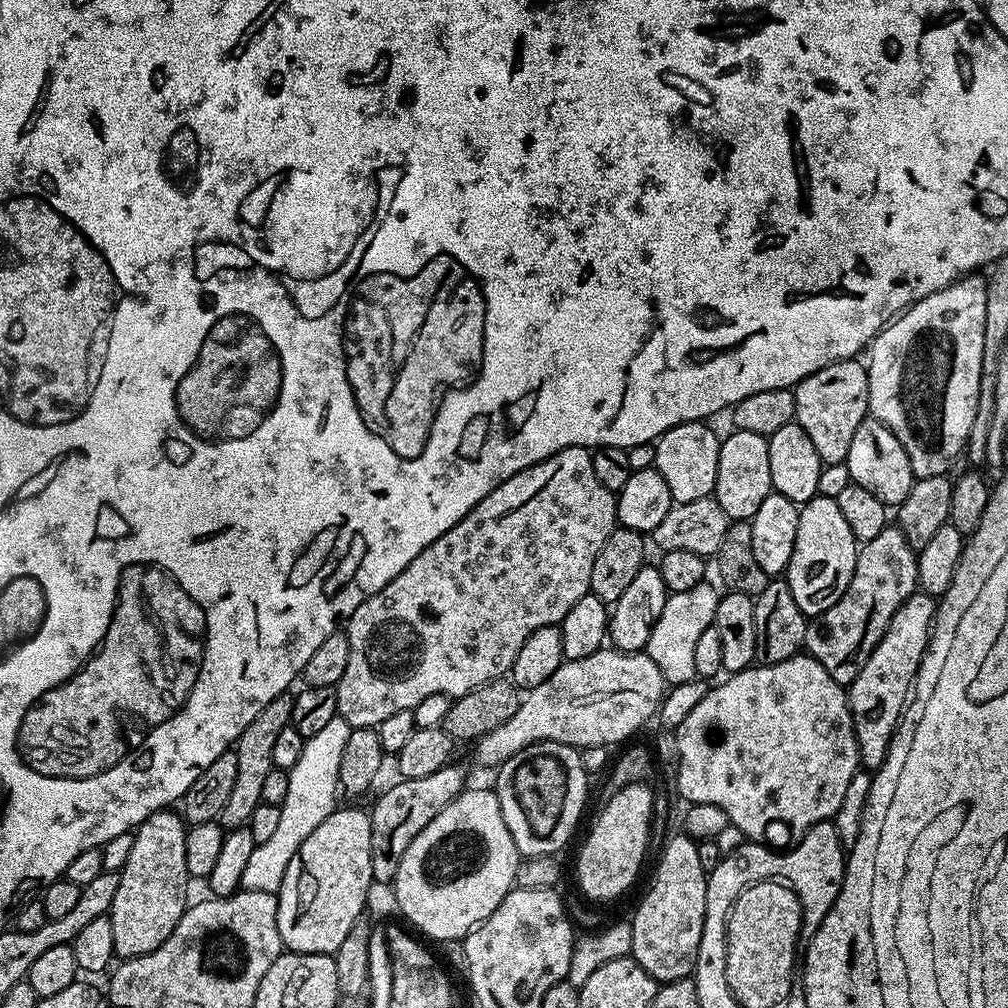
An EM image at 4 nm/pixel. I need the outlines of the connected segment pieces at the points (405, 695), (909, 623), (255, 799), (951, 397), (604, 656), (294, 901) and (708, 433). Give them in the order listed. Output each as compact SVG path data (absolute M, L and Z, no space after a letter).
M567 448L518 474L514 474L506 482L502 482L478 506L474 506L460 519L454 527L446 530L442 538L435 540L398 578L394 578L378 594L366 598L354 610L354 614L346 621L346 631L350 642L350 663L346 665L346 674L336 683L336 697L338 715L353 728L376 728L390 714L398 710L416 708L422 698L430 698L430 694L446 694L450 697L465 696L470 690L482 686L491 680L499 680L505 674L511 673L514 658L518 658L518 650L522 650L522 642L534 634L534 630L542 630L542 626L559 625L560 621L570 614L570 606L578 602L578 598L589 595L590 570L594 570L594 558L598 558L598 550L610 538L610 534L617 528L616 496L594 474L592 452L587 448Z
M919 590L906 598L906 602L898 606L894 618L890 618L890 626L886 626L886 634L882 634L878 646L874 646L870 658L866 658L866 666L862 666L854 682L847 685L848 709L854 722L860 762L865 769L880 768L886 758L896 725L900 723L910 699L928 637L932 635L937 603L937 597Z
M288 694L274 698L274 702L270 702L270 706L266 706L262 714L258 714L258 718L254 718L254 722L250 722L250 726L246 726L246 730L242 730L236 739L234 751L238 758L238 778L234 781L234 790L230 790L226 806L222 806L220 811L218 823L221 828L231 830L245 827L254 810L261 804L262 785L273 768L274 742L278 739L278 733L292 722L292 699Z
M978 272L969 273L960 280L956 280L949 287L944 287L934 294L927 295L920 299L916 304L912 304L895 317L890 323L885 325L883 331L876 335L869 345L866 357L866 367L868 370L868 411L871 419L882 422L902 442L902 450L906 450L906 458L910 458L913 477L930 478L931 476L943 476L949 471L948 467L961 459L965 451L967 435L973 425L975 408L978 406L979 396L979 374L982 371L982 352L984 350L984 326L986 324L986 298L987 298L987 279Z
M605 646L599 652L590 654L590 658L565 660L542 682L542 686L534 686L523 693L518 710L502 726L490 730L486 735L475 741L476 760L484 768L495 769L510 759L514 754L526 750L531 744L542 742L562 742L571 748L589 748L603 744L615 746L631 741L636 731L659 713L660 706L666 695L666 681L662 670L654 666L647 651L619 652L617 648Z
M337 807L330 813L298 846L298 854L290 858L286 866L286 878L282 878L282 886L276 896L278 906L278 934L280 943L289 952L309 952L310 954L335 954L338 946L346 942L346 934L354 926L354 922L365 915L364 903L368 900L368 891L374 888L370 852L370 822L371 815L360 808Z
M691 420L666 430L660 435L660 439L655 441L654 466L662 474L662 478L666 478L673 504L698 502L698 498L706 498L715 493L721 437L716 436L715 430L707 428L708 426L707 423Z

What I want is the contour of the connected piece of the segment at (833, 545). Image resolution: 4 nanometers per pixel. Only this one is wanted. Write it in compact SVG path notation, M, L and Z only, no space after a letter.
M818 494L802 505L798 534L794 534L794 554L790 554L786 579L790 594L794 594L794 602L798 602L798 610L802 610L805 618L821 616L834 606L834 602L838 602L838 598L842 598L856 569L857 551L858 542L854 534L850 534L850 525L836 498Z

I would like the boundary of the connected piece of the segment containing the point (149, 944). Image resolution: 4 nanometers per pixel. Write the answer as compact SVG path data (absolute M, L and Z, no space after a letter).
M161 810L140 823L134 832L134 850L126 858L126 866L120 869L118 890L115 891L112 909L108 912L110 926L114 926L114 950L116 956L127 958L150 954L170 938L174 926L182 918L185 908L189 907L188 883L190 877L186 870L186 821L179 811Z

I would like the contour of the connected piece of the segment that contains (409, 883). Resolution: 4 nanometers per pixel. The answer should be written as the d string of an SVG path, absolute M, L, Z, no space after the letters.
M465 787L449 802L446 810L442 810L442 814L438 814L438 818L410 842L406 854L402 854L402 866L398 866L394 881L396 904L417 933L425 932L432 940L459 941L498 910L502 898L506 898L516 883L521 859L514 838L510 838L510 830L506 830L506 818L502 818L502 806L495 791L491 787Z

